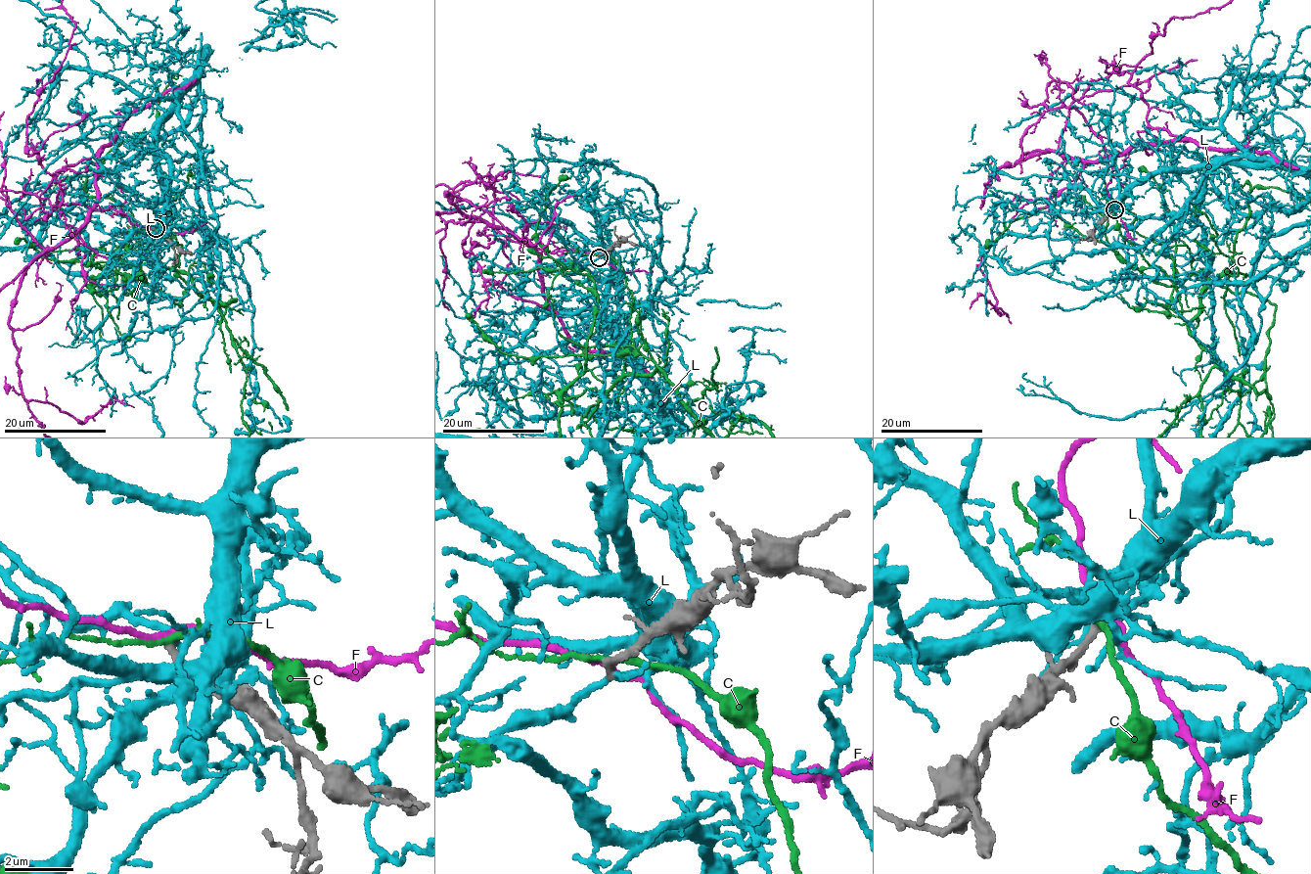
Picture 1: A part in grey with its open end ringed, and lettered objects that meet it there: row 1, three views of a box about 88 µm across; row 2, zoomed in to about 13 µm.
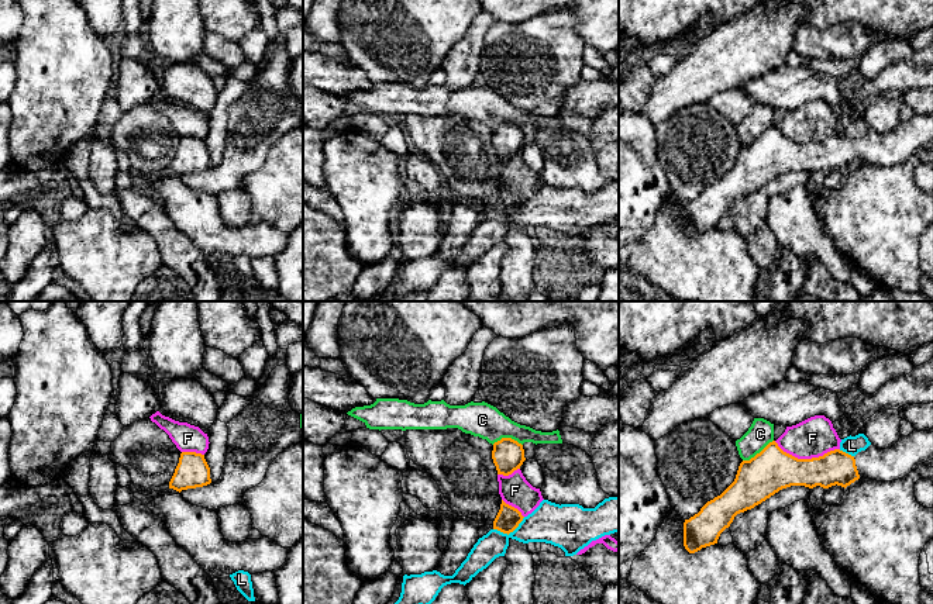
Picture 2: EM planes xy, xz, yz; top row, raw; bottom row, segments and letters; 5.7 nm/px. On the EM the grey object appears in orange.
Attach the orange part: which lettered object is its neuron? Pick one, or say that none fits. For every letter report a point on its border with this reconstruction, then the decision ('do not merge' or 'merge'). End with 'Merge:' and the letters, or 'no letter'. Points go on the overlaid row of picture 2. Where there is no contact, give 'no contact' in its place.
C: contact yz (757, 454); do not merge
F: contact yz (806, 459); do not merge
L: contact xz (509, 532); do not merge
Merge: no letter

